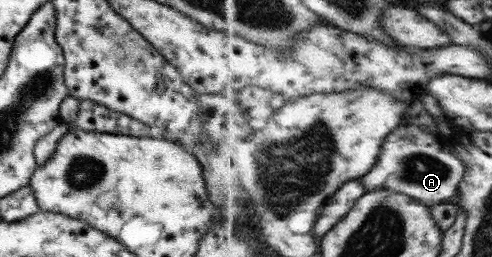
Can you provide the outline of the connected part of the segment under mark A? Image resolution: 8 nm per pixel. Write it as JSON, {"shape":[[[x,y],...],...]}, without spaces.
{"shape":[[[401,124],[388,135],[381,152],[380,161],[368,175],[364,176],[367,192],[387,189],[413,197],[429,207],[453,201],[460,194],[467,169],[459,157],[453,155],[449,146],[443,147],[439,134],[413,133],[413,127]]]}

